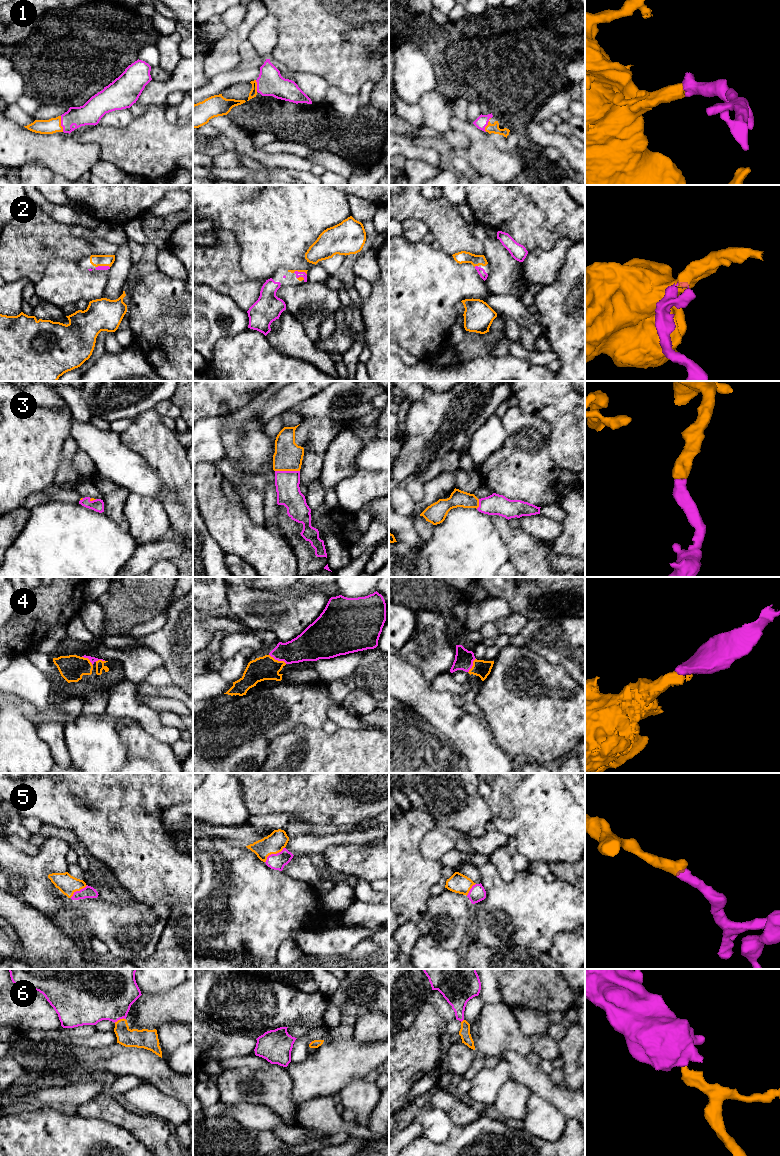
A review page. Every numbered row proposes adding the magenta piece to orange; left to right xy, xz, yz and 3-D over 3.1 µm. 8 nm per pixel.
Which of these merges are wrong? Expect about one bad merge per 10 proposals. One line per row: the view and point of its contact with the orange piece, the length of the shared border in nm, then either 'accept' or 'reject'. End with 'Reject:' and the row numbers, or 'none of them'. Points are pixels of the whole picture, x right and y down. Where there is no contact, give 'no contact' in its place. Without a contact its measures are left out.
1: xy (60, 124) | 130 nm | accept
2: xy (102, 265) | 110 nm | accept
3: xz (287, 470) | 200 nm | accept
4: xz (277, 660) | 160 nm | accept
5: xz (273, 853) | 200 nm | accept
6: xy (120, 1019) | 100 nm | accept
Reject: none of them

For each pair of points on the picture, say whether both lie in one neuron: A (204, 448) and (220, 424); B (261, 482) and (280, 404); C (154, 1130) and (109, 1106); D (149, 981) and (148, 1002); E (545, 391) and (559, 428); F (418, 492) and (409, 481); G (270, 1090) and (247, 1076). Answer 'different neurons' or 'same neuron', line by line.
A: same neuron
B: different neurons
C: same neuron
D: different neurons
E: same neuron
F: same neuron
G: same neuron

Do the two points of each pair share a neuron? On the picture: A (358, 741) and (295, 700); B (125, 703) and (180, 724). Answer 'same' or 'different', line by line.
A: different
B: different

